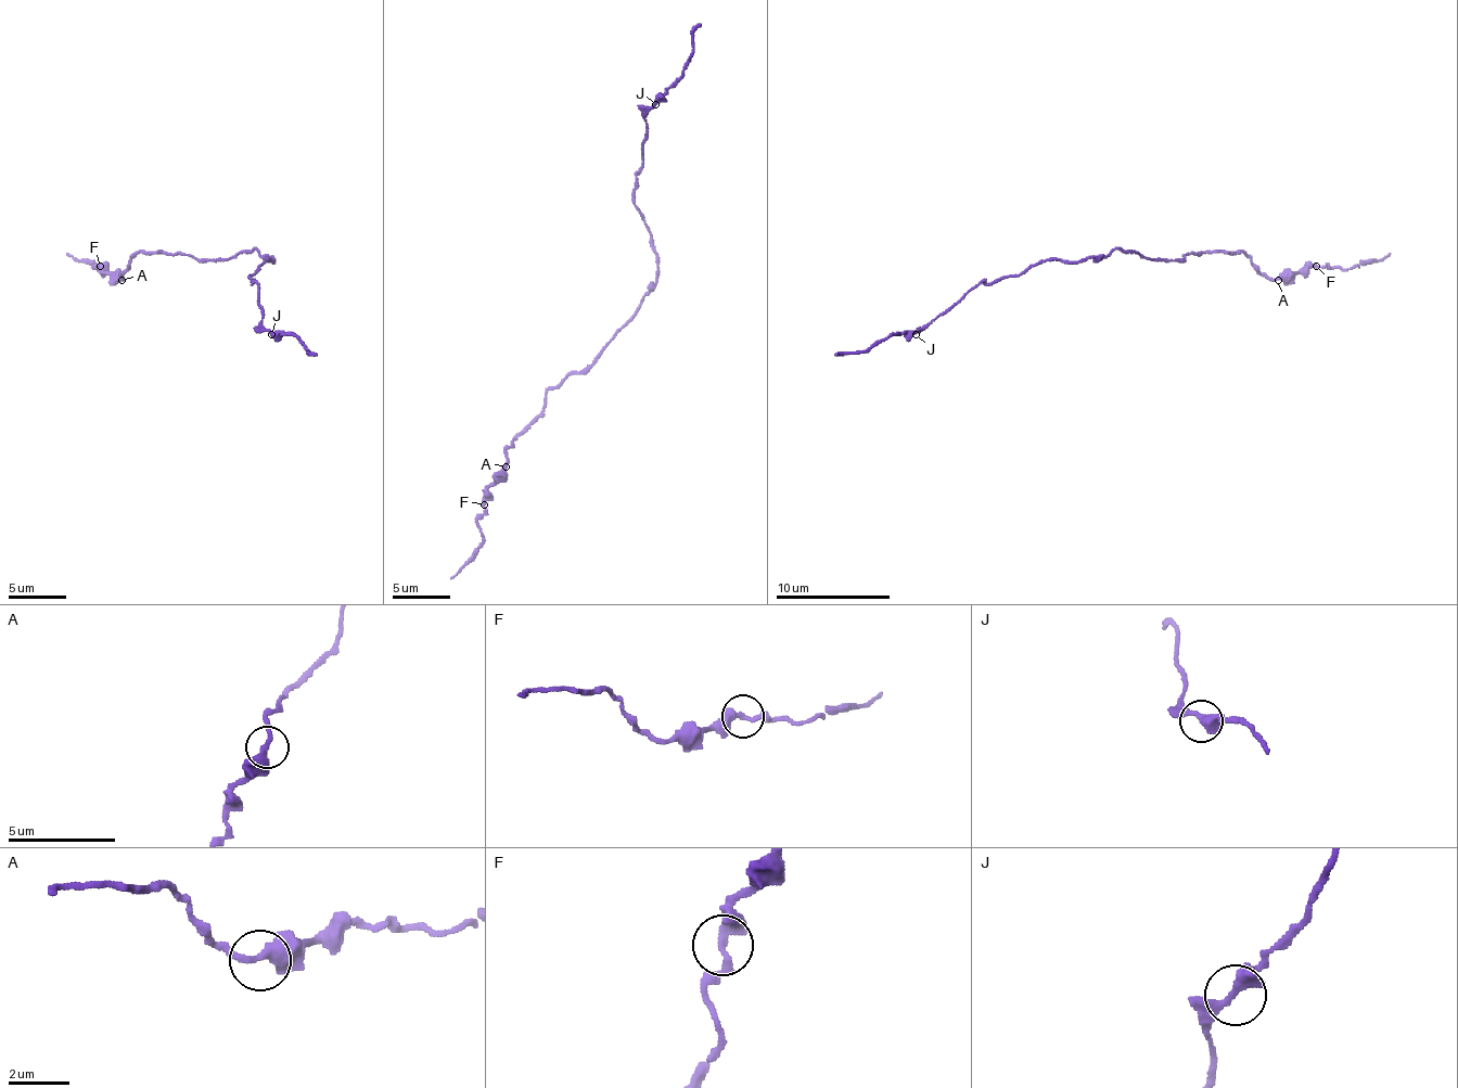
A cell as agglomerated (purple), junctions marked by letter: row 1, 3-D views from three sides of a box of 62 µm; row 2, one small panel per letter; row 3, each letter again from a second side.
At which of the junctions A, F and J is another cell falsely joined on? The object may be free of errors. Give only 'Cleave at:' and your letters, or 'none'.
Cleave at: none

